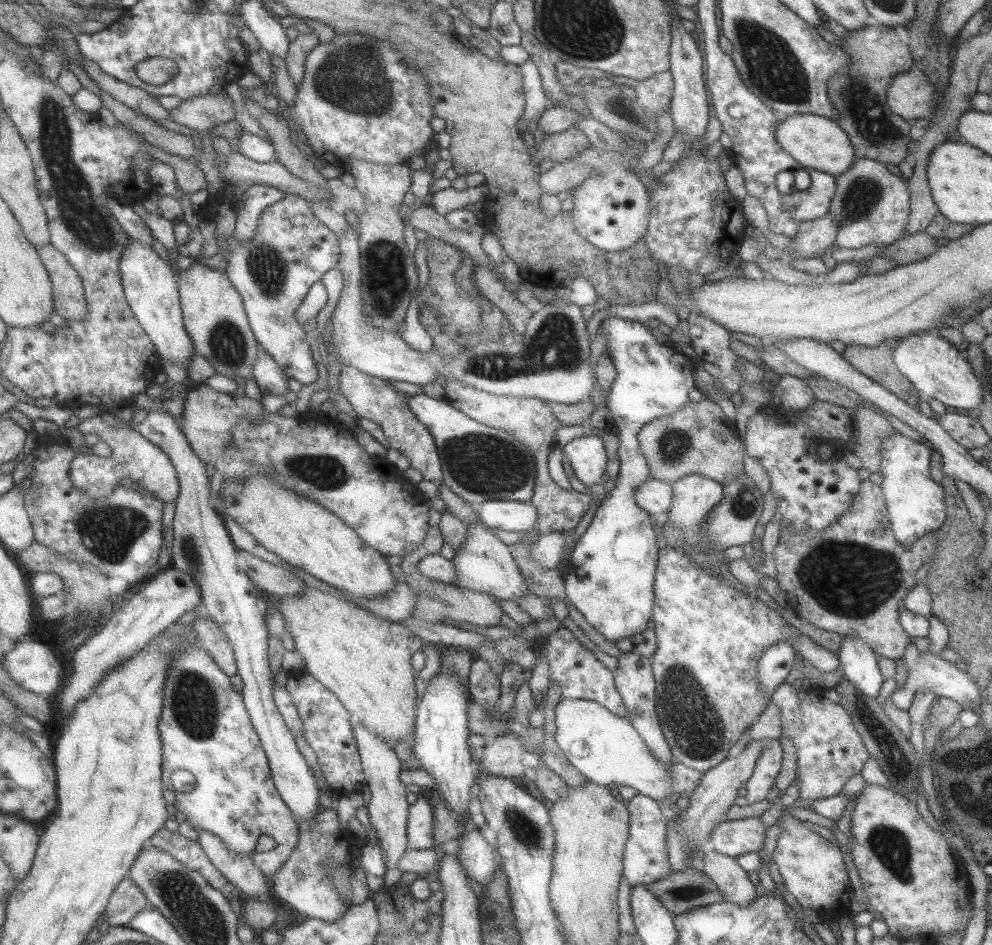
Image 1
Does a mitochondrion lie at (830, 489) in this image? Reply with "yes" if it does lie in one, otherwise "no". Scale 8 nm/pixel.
no

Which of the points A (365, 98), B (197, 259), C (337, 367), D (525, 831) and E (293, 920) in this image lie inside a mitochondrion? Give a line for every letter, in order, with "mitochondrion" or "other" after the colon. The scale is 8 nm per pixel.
A: mitochondrion
B: other
C: other
D: mitochondrion
E: other

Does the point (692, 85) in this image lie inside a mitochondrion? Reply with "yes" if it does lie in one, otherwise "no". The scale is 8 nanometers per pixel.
no

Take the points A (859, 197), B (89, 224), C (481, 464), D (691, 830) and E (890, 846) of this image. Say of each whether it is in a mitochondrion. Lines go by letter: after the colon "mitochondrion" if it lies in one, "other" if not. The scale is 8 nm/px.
A: mitochondrion
B: mitochondrion
C: mitochondrion
D: other
E: mitochondrion

